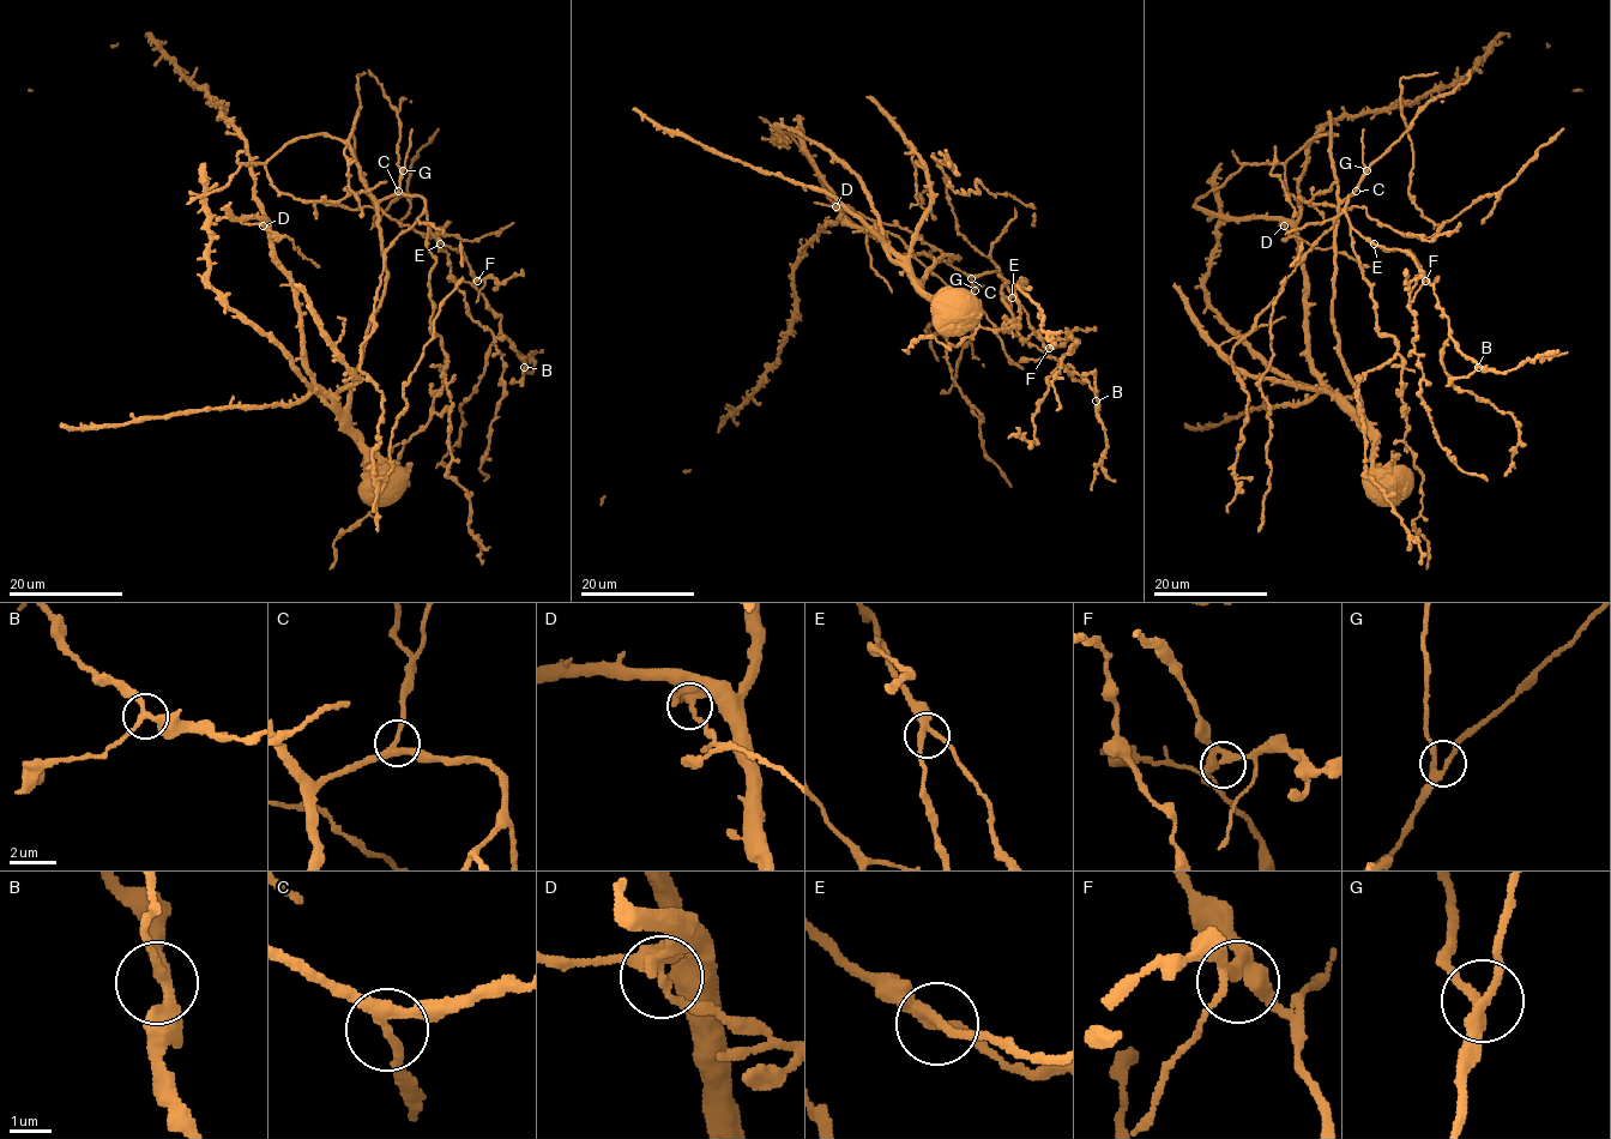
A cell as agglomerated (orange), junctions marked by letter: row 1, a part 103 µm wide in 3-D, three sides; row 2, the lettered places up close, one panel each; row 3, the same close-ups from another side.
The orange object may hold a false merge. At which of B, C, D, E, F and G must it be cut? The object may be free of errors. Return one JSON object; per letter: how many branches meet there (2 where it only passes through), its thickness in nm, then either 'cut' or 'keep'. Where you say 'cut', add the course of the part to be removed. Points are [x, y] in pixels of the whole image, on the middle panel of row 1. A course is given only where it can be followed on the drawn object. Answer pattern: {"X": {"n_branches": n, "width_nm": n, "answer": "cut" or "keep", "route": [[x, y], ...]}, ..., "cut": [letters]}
{"B": {"n_branches": 3, "width_nm": 240, "answer": "keep"}, "C": {"n_branches": 3, "width_nm": 260, "answer": "keep"}, "D": {"n_branches": 3, "width_nm": 260, "answer": "cut", "route": [[834, 206], [852, 212], [864, 227], [870, 267], [892, 293]]}, "E": {"n_branches": 3, "width_nm": 240, "answer": "keep"}, "F": {"n_branches": 3, "width_nm": 240, "answer": "keep"}, "G": {"n_branches": 3, "width_nm": 240, "answer": "keep"}, "cut": ["D"]}

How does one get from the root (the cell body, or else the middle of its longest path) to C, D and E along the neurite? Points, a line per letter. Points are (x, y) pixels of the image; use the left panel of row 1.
C: (385, 501), (388, 474), (350, 427), (350, 392), (387, 273), (378, 204), (398, 191)
D: (385, 501), (382, 464), (336, 413), (306, 365), (297, 287), (276, 255), (270, 226), (263, 226)
E: (385, 501), (388, 474), (350, 427), (350, 392), (387, 273), (378, 204), (396, 194), (420, 196), (440, 243)

